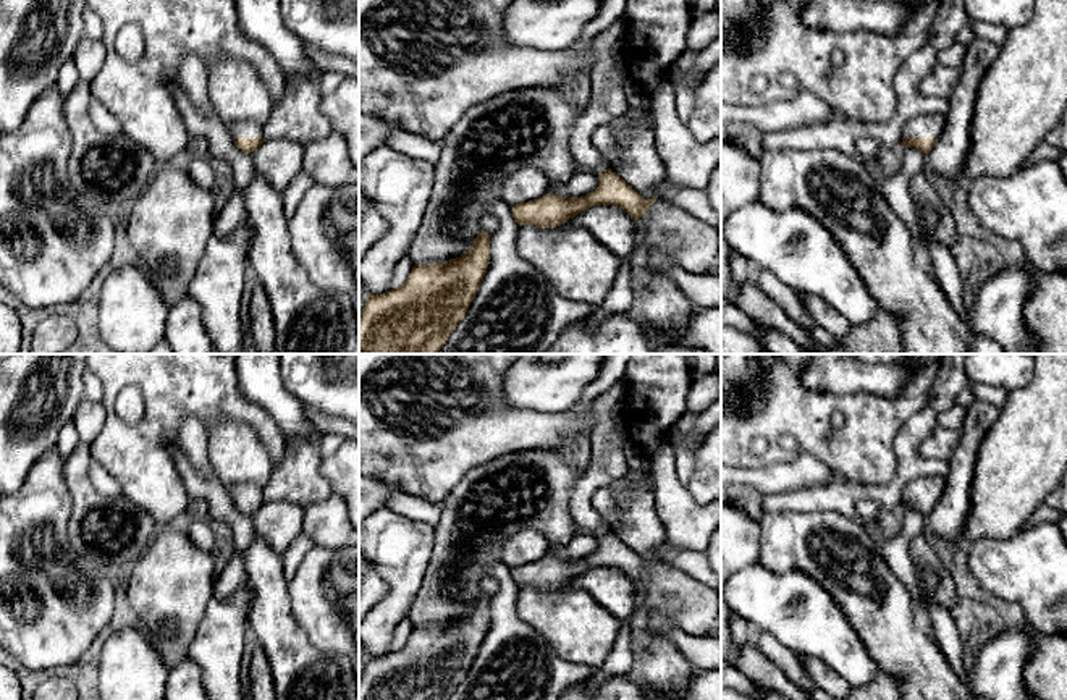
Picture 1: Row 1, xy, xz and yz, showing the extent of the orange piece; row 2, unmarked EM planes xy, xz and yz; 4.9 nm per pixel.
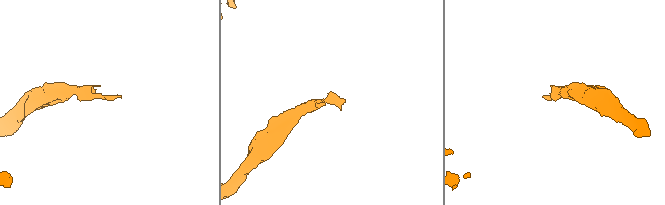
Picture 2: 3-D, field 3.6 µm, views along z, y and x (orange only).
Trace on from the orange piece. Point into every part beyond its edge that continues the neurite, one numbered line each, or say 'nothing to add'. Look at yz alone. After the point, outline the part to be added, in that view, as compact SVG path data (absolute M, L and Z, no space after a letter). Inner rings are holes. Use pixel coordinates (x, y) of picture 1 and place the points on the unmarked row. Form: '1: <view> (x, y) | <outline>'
1: yz (932, 487) | M931 475L912 480L904 493L902 500L936 500L939 501L944 493L946 475Z

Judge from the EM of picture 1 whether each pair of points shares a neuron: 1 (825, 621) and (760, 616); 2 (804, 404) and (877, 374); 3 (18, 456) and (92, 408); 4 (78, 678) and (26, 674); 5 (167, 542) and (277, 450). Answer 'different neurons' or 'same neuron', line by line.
1: same neuron
2: different neurons
3: different neurons
4: same neuron
5: different neurons

